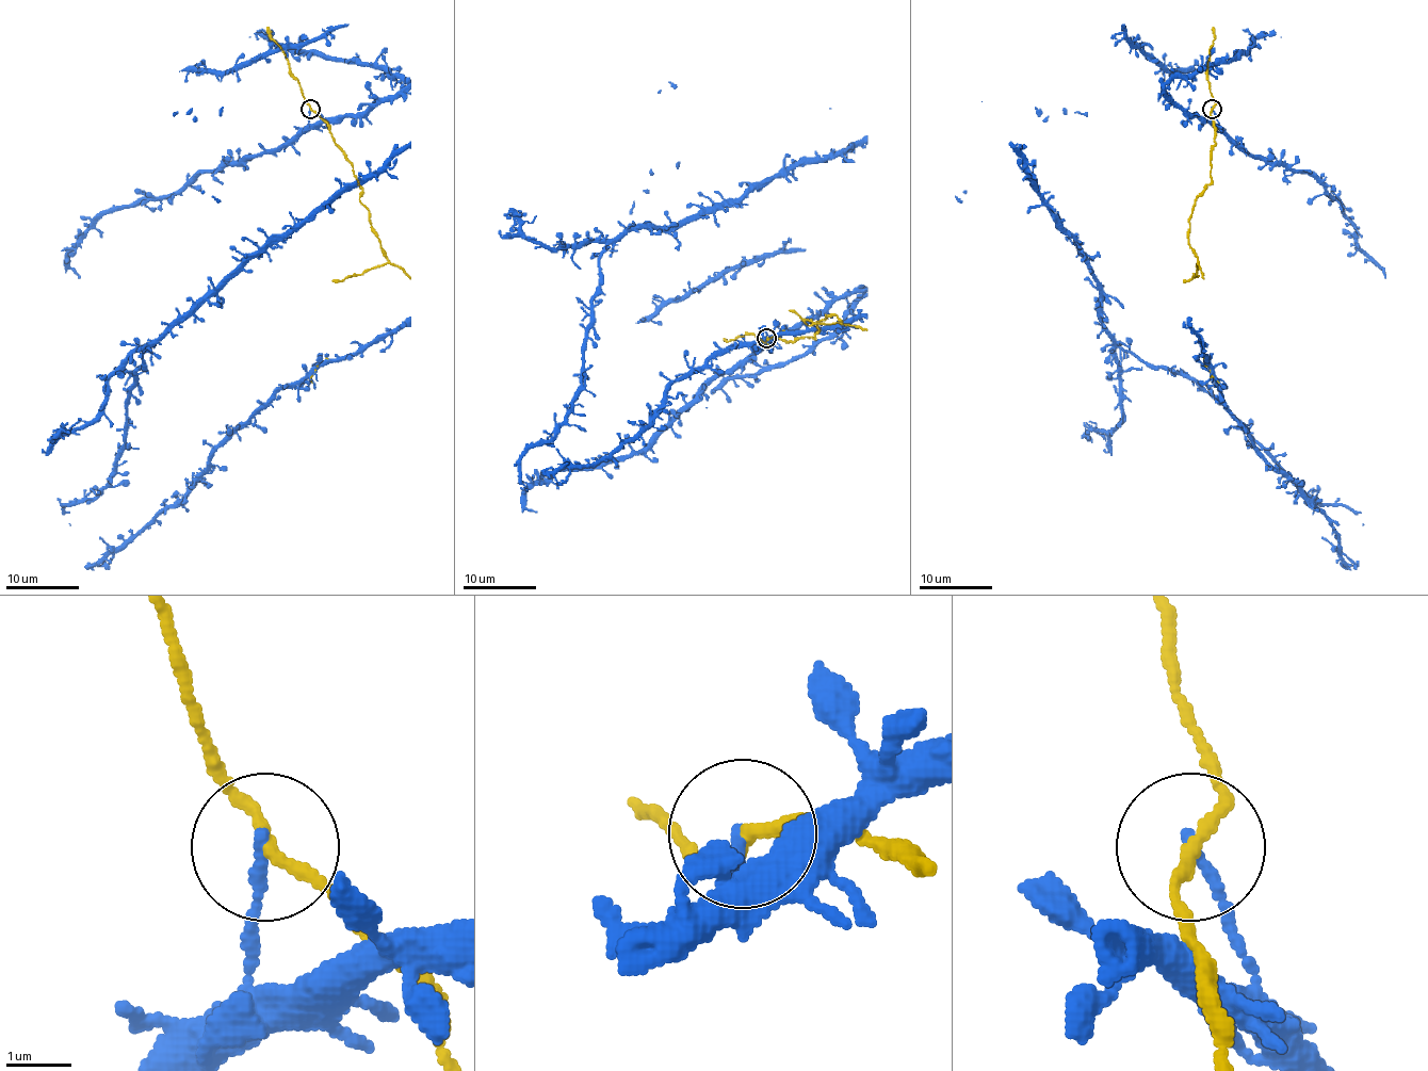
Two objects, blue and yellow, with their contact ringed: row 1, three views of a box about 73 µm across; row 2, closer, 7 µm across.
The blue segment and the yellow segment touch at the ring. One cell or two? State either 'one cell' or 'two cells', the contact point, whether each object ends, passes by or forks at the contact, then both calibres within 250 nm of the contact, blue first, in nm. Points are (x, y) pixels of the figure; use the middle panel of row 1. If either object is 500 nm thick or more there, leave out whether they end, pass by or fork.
one cell; place (766, 338); blue ends; yellow passes by; calibres 160 and 180 nm

